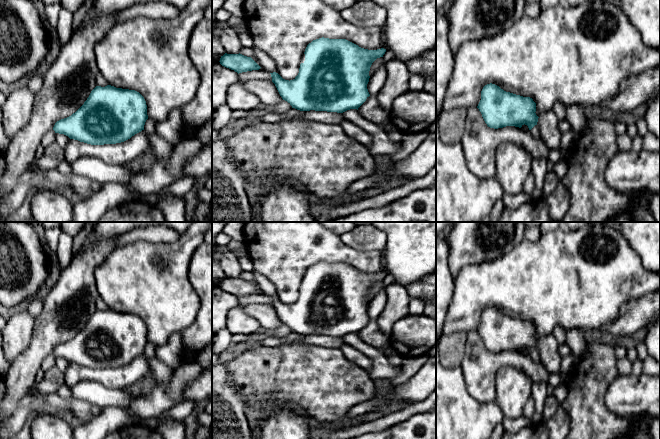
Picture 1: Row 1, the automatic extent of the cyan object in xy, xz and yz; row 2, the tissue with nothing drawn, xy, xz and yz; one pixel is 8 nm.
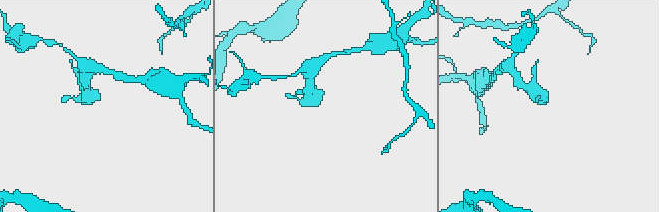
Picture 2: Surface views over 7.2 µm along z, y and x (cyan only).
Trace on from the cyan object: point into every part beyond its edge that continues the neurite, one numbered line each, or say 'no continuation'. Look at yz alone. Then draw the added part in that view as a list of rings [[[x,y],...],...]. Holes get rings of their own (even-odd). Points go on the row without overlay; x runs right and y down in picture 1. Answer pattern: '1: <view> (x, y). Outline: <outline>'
1: yz (534, 355). Outline: [[[535,349],[531,354],[529,354],[529,356],[534,362],[538,362],[539,361],[539,351],[538,351],[538,349]]]

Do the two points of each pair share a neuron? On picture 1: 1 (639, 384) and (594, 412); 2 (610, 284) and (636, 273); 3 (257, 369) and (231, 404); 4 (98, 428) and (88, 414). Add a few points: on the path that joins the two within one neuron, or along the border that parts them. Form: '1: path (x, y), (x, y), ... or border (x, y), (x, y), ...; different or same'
1: border (612, 381), (605, 405), (611, 412), (626, 417); different
2: path (616, 278), (630, 278); same
3: border (227, 372), (227, 381), (246, 403); different
4: border (101, 410), (93, 419), (85, 423); different

